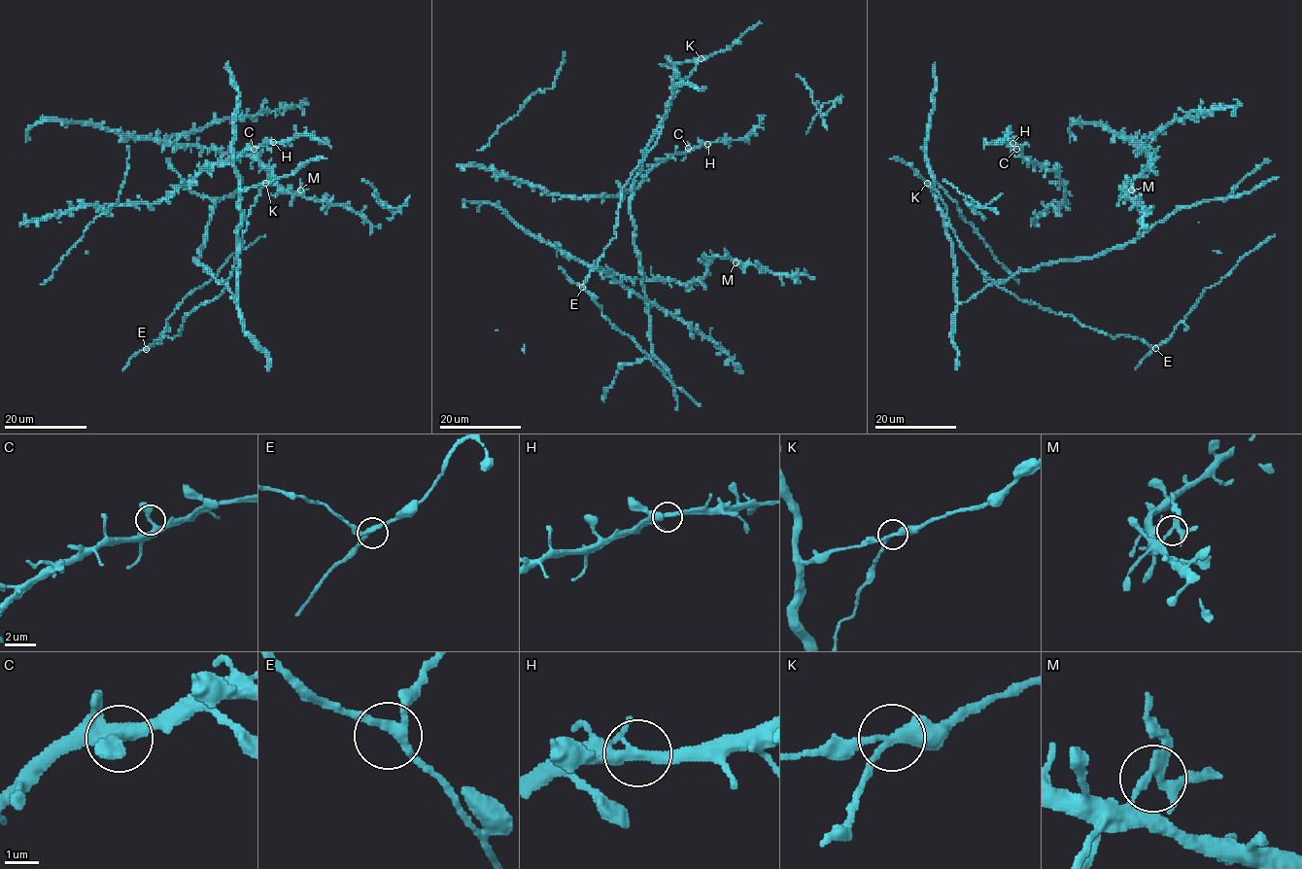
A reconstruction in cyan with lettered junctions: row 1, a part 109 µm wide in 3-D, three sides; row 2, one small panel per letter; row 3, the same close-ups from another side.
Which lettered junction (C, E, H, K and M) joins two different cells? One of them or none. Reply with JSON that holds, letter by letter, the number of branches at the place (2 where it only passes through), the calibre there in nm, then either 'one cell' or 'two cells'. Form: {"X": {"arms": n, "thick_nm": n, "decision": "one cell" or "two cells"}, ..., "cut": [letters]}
{"C": {"arms": 3, "thick_nm": 280, "decision": "one cell"}, "E": {"arms": 3, "thick_nm": 240, "decision": "one cell"}, "H": {"arms": 3, "thick_nm": 240, "decision": "one cell"}, "K": {"arms": 3, "thick_nm": 280, "decision": "two cells"}, "M": {"arms": 3, "thick_nm": 200, "decision": "one cell"}, "cut": ["K"]}

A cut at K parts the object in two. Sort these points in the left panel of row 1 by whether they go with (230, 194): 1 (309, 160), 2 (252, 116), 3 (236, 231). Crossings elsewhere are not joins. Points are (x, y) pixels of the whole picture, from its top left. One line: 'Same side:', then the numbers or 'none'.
Same side: 1, 3

